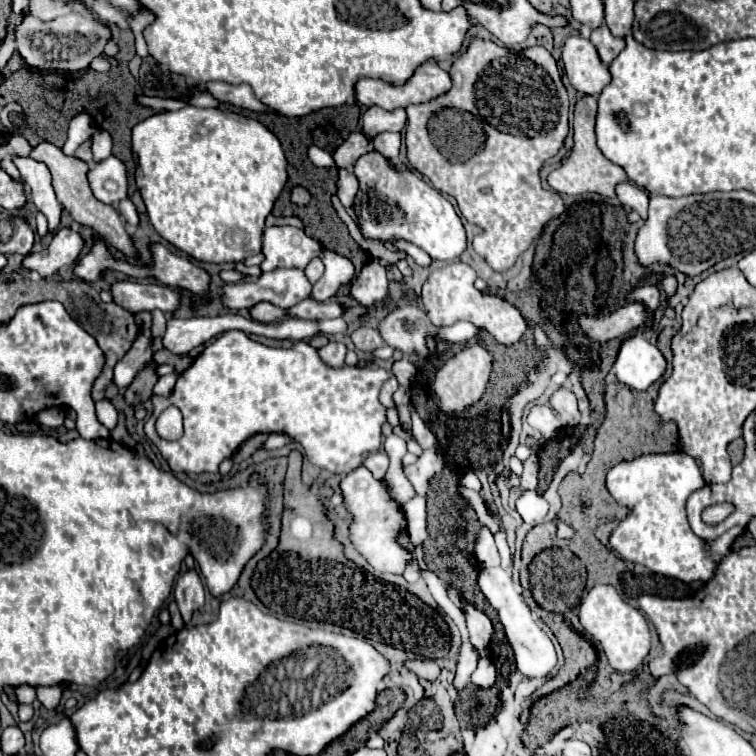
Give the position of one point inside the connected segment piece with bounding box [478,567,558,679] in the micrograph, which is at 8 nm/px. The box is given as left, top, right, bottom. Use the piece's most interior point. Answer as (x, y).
(535, 655)

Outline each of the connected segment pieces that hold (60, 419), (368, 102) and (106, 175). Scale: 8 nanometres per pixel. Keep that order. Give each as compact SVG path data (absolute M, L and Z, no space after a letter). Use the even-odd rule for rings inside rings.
M44 409L44 411L40 411L38 413L38 417L36 417L42 425L46 425L46 427L50 427L50 429L58 429L58 427L62 427L64 425L64 419L66 419L66 415L64 415L64 411L62 409Z
M428 61L428 63L424 63L424 65L420 65L420 67L416 69L414 77L412 77L406 85L400 85L400 87L390 85L390 83L384 83L384 81L380 81L380 79L360 79L360 81L356 83L356 99L358 99L362 105L366 105L366 107L378 105L378 107L382 107L382 109L386 109L386 111L394 111L394 109L400 109L400 107L406 109L406 107L412 105L412 103L432 101L434 97L440 97L442 93L448 93L448 91L450 91L450 85L452 85L452 81L450 81L448 71L440 69L434 61Z
M114 155L100 163L92 163L92 167L88 171L88 181L92 185L94 197L100 199L102 203L114 205L114 203L126 199L124 163L120 159L116 159Z

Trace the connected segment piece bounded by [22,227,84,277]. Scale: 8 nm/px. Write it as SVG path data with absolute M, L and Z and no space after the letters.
M58 229L50 247L38 251L38 253L30 253L22 267L28 271L36 271L42 277L52 277L56 271L60 271L62 267L72 265L80 251L84 247L84 239L78 231L74 229Z

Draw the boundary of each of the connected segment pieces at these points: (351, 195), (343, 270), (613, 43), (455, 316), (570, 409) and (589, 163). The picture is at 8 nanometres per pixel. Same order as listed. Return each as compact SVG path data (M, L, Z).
M340 169L340 181L338 181L338 199L346 209L354 207L354 199L358 193L358 179L352 171Z
M322 249L320 259L324 261L326 271L318 279L318 283L312 287L312 297L316 301L328 301L338 293L338 289L342 285L352 283L352 279L356 277L356 269L354 269L354 263L348 257L336 253L336 251Z
M600 25L598 29L594 29L590 35L590 41L596 47L604 65L610 65L612 59L626 47L624 37L614 37L606 25Z
M462 262L456 264L452 269L450 265L444 265L442 269L432 271L428 281L422 287L422 305L424 305L430 321L436 327L454 325L456 321L468 321L468 323L492 333L498 343L512 345L512 343L520 341L520 337L528 329L522 313L514 305L510 305L506 299L478 291L474 287L476 278L475 271Z
M562 387L558 389L552 399L550 399L550 407L558 413L562 425L578 425L580 423L580 411L578 411L578 403L576 403L576 395L568 389L568 387Z
M580 97L576 107L574 107L574 147L572 155L568 157L562 167L558 167L554 173L548 175L548 183L554 191L560 194L578 196L584 193L597 193L606 197L616 197L616 185L626 183L628 177L624 169L612 161L608 161L602 151L596 145L596 135L594 135L594 121L596 121L596 111L594 111L594 97Z

